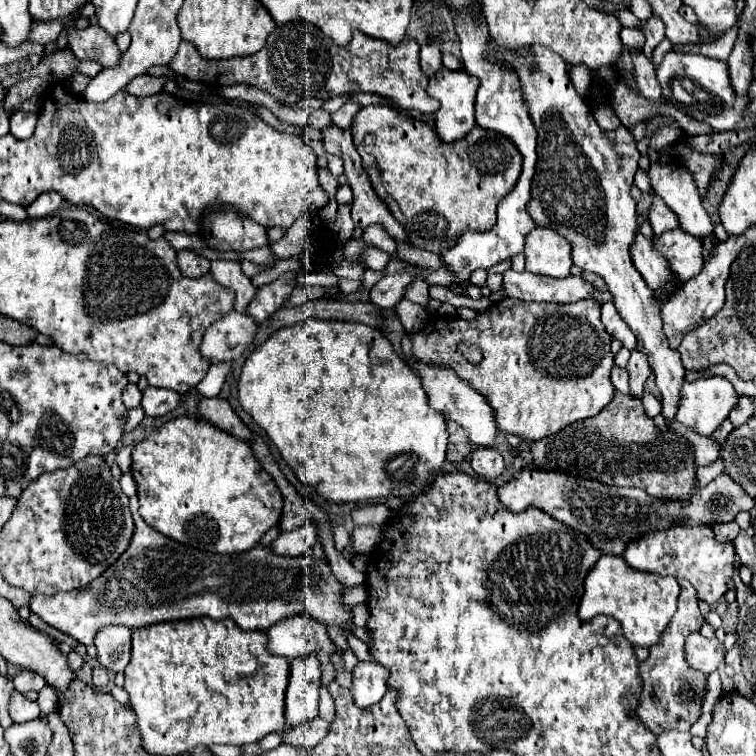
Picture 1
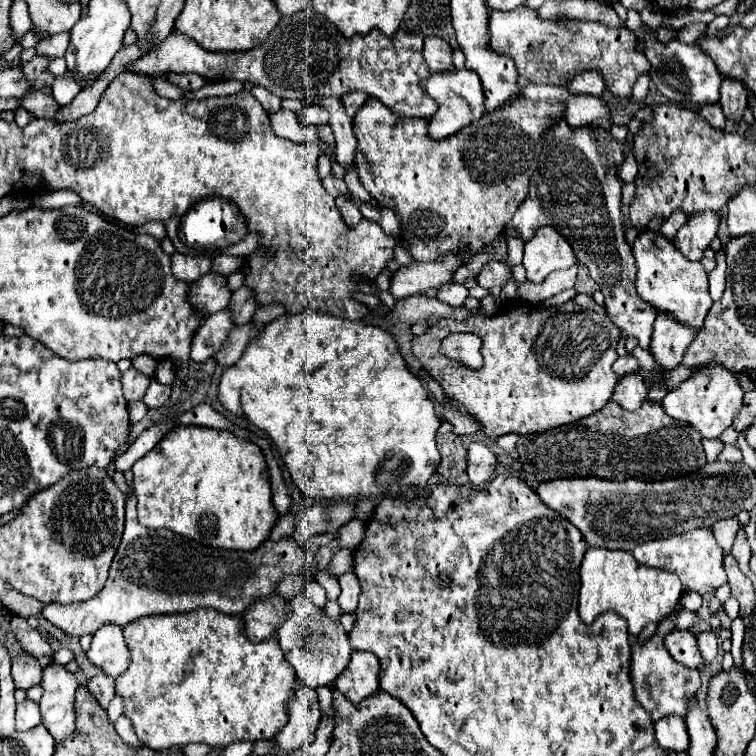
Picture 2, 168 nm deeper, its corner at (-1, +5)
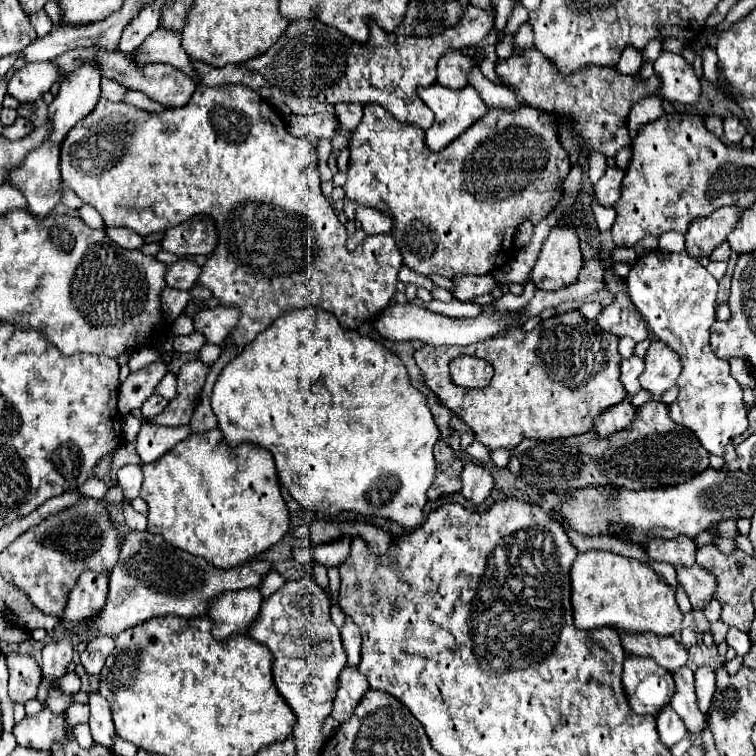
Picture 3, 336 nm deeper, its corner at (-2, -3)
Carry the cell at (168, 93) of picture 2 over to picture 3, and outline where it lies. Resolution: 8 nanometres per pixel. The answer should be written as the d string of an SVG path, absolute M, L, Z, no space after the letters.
M101 80L101 96L109 98L109 100L123 100L125 94L129 92L129 88L123 88L119 84L115 84L115 80Z

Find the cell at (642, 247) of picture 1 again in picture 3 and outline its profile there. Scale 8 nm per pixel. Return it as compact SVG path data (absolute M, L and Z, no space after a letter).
M649 250L631 266L627 292L651 332L681 356L683 372L677 380L679 396L669 406L671 420L693 430L707 452L723 456L725 446L747 430L747 408L741 386L729 374L729 364L717 358L709 346L709 328L715 322L717 306L717 280L687 252Z

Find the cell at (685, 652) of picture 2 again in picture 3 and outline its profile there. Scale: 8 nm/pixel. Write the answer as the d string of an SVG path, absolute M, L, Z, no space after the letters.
M621 630L623 648L633 656L651 656L657 664L675 672L687 664L687 650L673 636L655 636L653 632L629 634Z

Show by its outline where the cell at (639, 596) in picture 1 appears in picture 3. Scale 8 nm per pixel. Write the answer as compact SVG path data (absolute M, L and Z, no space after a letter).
M587 550L575 558L571 566L571 604L575 626L581 630L611 626L625 632L653 632L659 636L671 636L677 630L681 630L683 620L683 614L675 600L675 588L669 586L657 572L653 572L653 568L639 560L625 558L605 550Z

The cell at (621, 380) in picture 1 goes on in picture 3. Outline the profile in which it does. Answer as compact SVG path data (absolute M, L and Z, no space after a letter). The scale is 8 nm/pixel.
M631 356L631 358L627 358L627 360L621 360L621 384L625 386L625 390L627 390L631 396L641 390L639 376L641 376L643 368L645 368L643 358Z

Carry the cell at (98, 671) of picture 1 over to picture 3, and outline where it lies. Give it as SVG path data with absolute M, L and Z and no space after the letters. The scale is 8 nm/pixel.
M91 692L89 694L89 706L91 706L91 718L89 718L89 726L91 726L91 734L93 740L101 746L111 748L113 744L113 720L111 720L111 708L107 704L107 700L103 700L103 696L99 696L99 692Z

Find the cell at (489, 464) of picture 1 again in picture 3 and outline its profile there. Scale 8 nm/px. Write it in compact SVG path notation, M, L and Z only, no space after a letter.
M467 462L461 474L461 480L463 480L461 494L473 504L481 504L495 486L491 470L479 462Z

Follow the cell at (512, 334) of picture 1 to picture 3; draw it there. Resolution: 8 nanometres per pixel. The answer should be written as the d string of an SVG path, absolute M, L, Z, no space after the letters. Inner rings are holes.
M577 312L577 324L567 322L565 316L553 316L543 320L535 332L525 332L525 330L507 330L499 336L493 336L491 340L483 340L479 344L468 346L423 346L415 350L415 362L423 372L425 384L437 394L437 398L461 420L475 432L477 440L485 444L489 450L497 448L515 448L521 440L525 438L535 438L535 440L553 440L553 438L569 438L575 434L589 432L593 428L595 416L599 416L603 410L609 406L619 404L627 392L623 384L619 382L619 362L621 356L617 352L617 336L611 336L599 328L599 324L585 320ZM461 354L471 354L471 356L481 356L489 360L495 368L493 380L485 388L461 388L451 382L449 376L449 360L461 356Z

